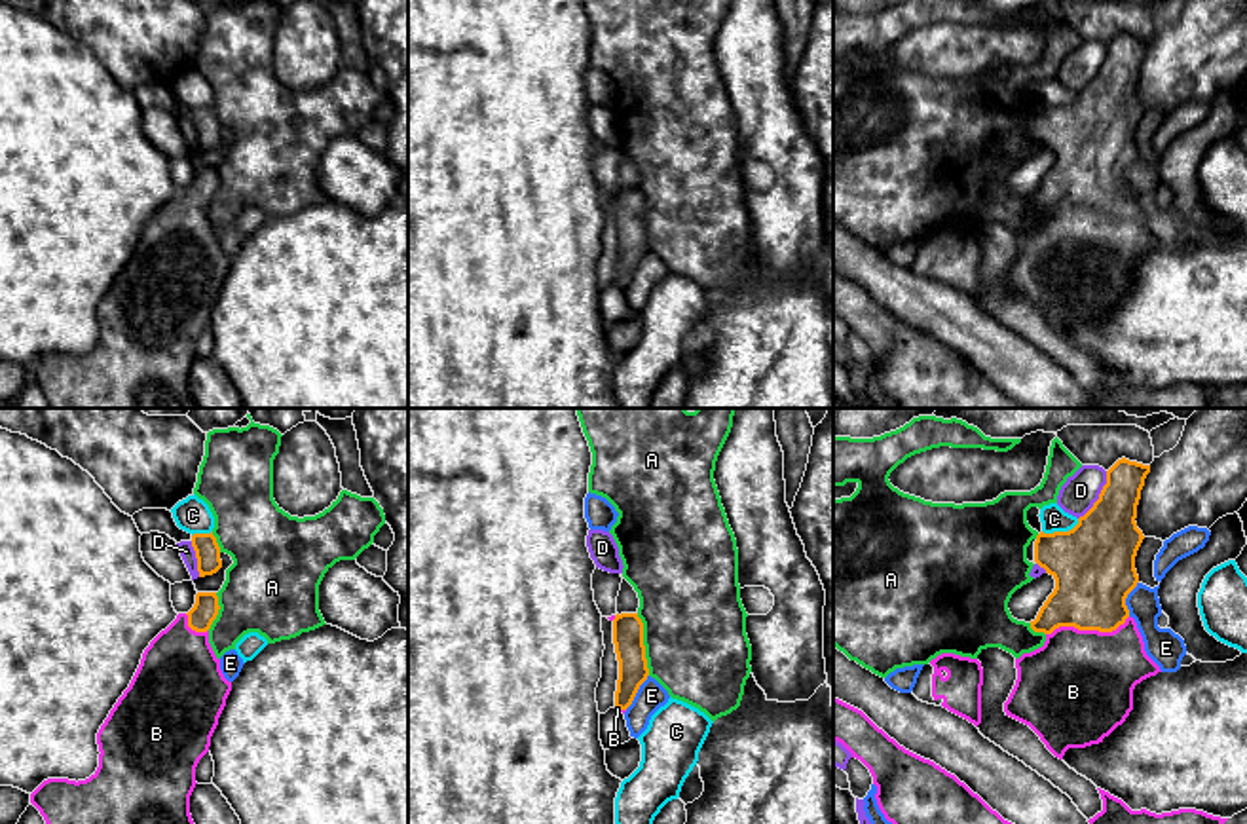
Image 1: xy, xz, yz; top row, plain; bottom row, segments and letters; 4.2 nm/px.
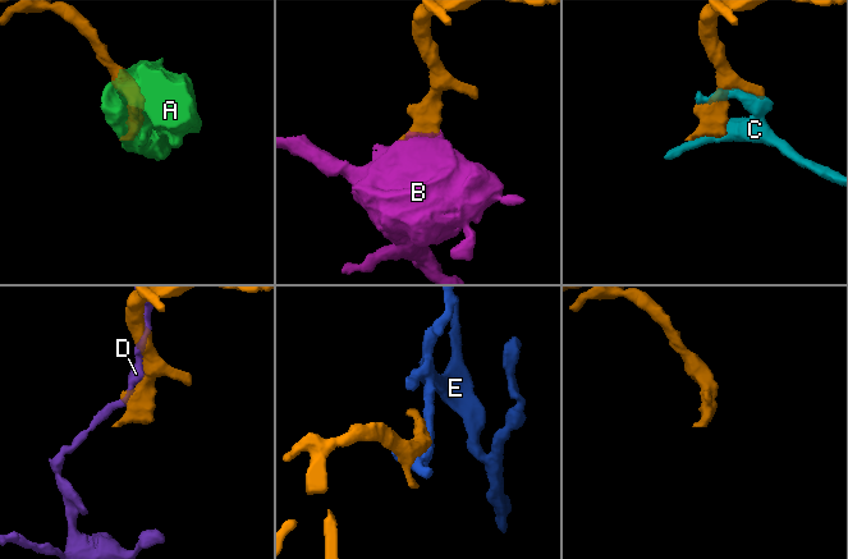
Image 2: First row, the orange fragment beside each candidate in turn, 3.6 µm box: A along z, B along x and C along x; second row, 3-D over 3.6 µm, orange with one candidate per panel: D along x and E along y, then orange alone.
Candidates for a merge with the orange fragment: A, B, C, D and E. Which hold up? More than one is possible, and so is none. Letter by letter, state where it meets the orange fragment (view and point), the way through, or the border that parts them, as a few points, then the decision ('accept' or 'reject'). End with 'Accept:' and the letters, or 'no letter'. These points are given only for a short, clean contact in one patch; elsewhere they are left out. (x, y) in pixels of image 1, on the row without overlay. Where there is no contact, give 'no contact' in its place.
A: contact xz (642, 219); reject
B: contact yz (1088, 204); accept
C: contact yz (1061, 107); reject
D: contact yz (1099, 71); reject
E: contact xz (636, 266); reject
Accept: B

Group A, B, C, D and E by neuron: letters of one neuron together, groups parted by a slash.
A / B / C / D / E

